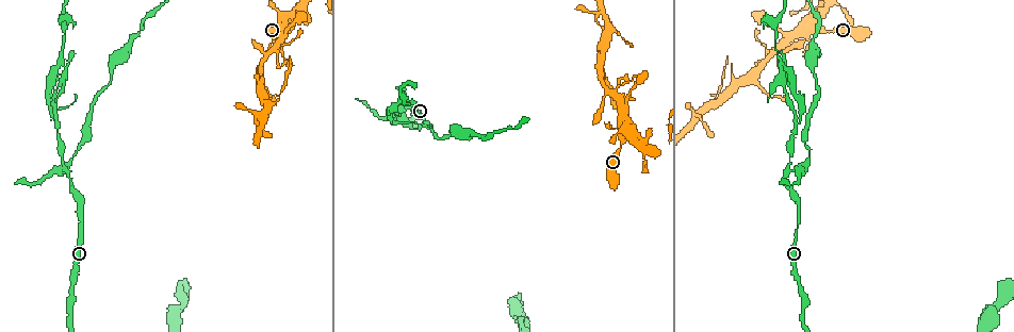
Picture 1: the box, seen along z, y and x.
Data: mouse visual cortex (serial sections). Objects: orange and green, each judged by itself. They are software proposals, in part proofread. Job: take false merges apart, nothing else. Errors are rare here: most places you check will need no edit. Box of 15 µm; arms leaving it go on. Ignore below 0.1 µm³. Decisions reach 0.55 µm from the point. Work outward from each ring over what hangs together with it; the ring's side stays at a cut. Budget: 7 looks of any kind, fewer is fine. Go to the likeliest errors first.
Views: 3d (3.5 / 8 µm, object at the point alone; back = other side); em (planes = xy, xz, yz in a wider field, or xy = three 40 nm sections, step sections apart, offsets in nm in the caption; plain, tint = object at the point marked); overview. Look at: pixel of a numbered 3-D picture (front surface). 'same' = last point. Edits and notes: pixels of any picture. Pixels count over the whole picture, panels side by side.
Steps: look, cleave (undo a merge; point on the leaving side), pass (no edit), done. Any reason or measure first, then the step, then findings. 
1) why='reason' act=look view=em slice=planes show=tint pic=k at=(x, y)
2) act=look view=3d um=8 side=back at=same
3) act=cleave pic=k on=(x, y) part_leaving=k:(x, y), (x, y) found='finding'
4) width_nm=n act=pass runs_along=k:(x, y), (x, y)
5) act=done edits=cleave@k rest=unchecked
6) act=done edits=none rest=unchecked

why='four or more arms meet' act=look view=3d um=3.5 side=back pic=1 at=(789, 173)

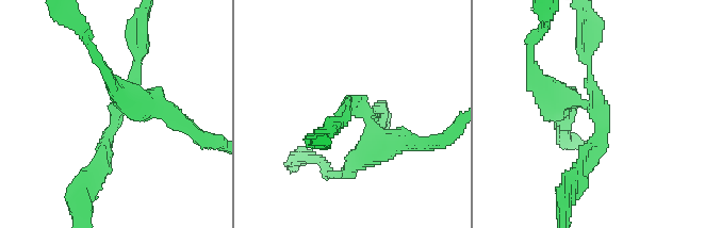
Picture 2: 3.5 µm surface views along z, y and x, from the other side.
act=look view=em slice=xy step=5 show=plain pic=2 at=(361, 108)

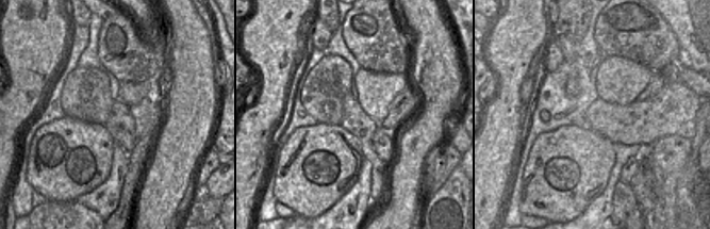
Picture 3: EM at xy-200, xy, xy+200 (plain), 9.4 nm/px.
why='where the object lies' act=look view=em slice=xy step=5 show=tint at=same

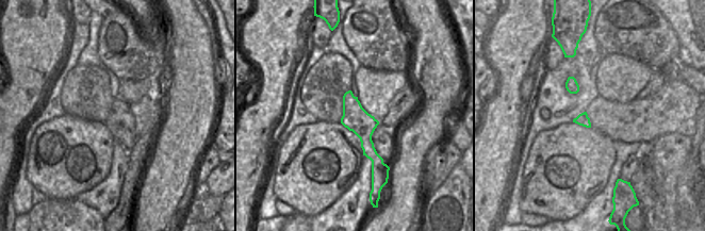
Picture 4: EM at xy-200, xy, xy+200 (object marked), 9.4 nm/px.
arm_widths_nm=150,150,300,350 act=pass runs_along=2:(578, 162), (603, 116), (541, 84) found='continuous, no second cell'

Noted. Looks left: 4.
why='two arms in line, one across' act=look view=3d um=8 side=back pic=1 at=(401, 116)

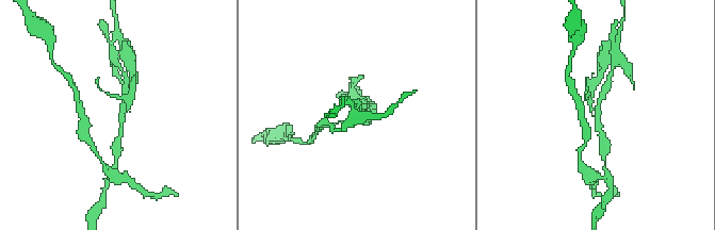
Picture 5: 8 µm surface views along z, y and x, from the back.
why='closer look' act=look view=3d um=3.5 pic=5 at=(596, 111)

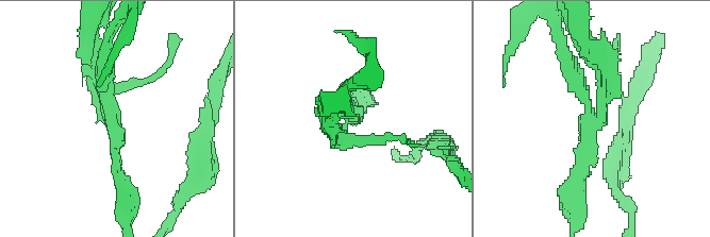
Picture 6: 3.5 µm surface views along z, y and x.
arms=3 arm_widths_nm=150,200,200 why='need the tissue' act=look view=em slice=xy step=1 show=tint pic=6 at=(352, 118)

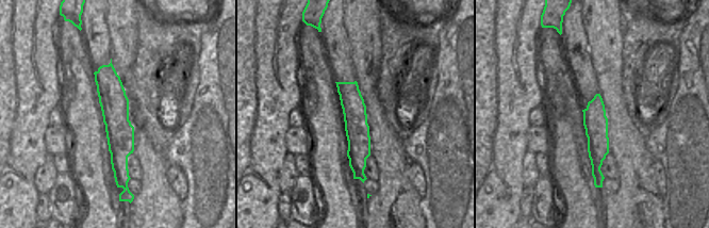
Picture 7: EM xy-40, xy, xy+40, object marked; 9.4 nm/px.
act=pass found='all the same cell'

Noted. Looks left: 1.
act=done edits=none rest=unchecked

